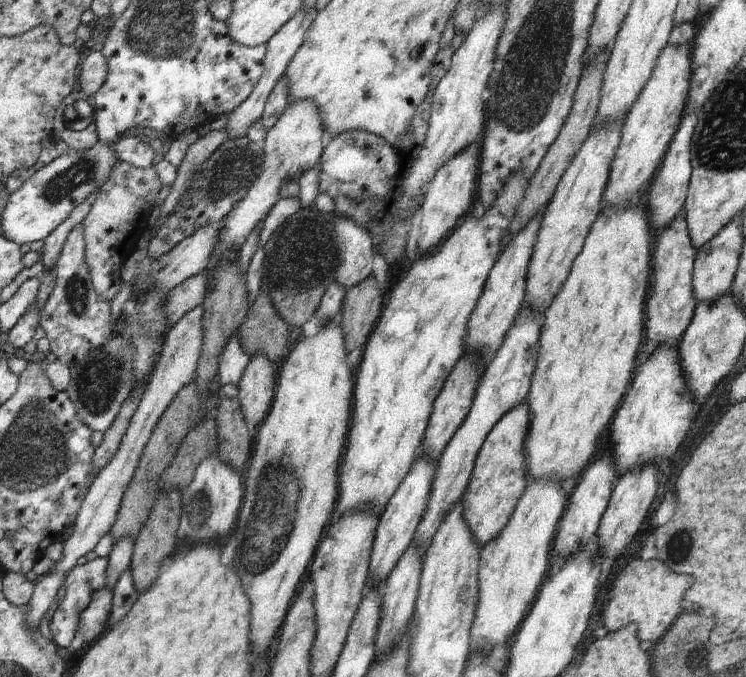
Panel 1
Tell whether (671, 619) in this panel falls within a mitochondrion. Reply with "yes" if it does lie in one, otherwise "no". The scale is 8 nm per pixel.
no

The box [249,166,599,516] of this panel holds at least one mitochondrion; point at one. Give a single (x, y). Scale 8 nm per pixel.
(274, 266)

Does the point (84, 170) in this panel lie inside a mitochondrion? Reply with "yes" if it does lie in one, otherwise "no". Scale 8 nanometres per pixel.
yes

